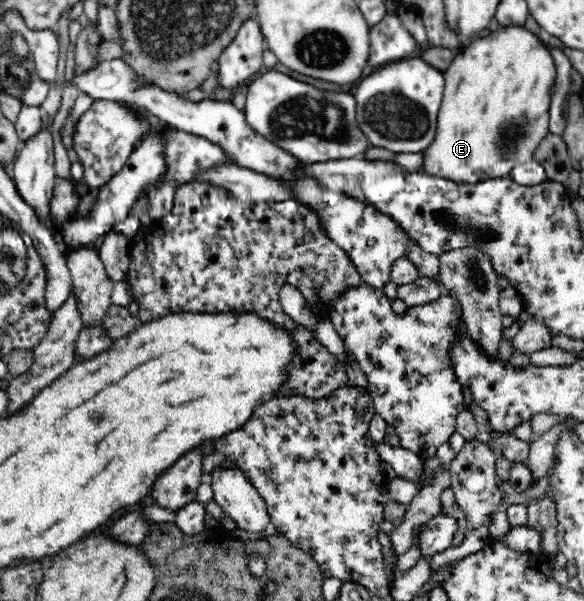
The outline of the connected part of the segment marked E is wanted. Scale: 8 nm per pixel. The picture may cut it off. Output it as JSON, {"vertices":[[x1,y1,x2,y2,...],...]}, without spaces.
{"vertices":[[501,26,497,31,492,31,488,36,476,38,470,41,459,52,456,52,455,57,450,63,450,67,444,71,444,79,446,86,444,88,443,100,440,111,438,112,436,136,434,142,422,152,423,168,421,172,432,176,439,176,446,180,454,182,467,182,468,184,476,184,488,178,500,178,507,176,516,164,524,164,533,156,533,152,538,148,538,144,550,134,550,102,552,88,556,84,556,65,551,52,546,49,546,45,538,41,538,37,530,33,524,26]]}

